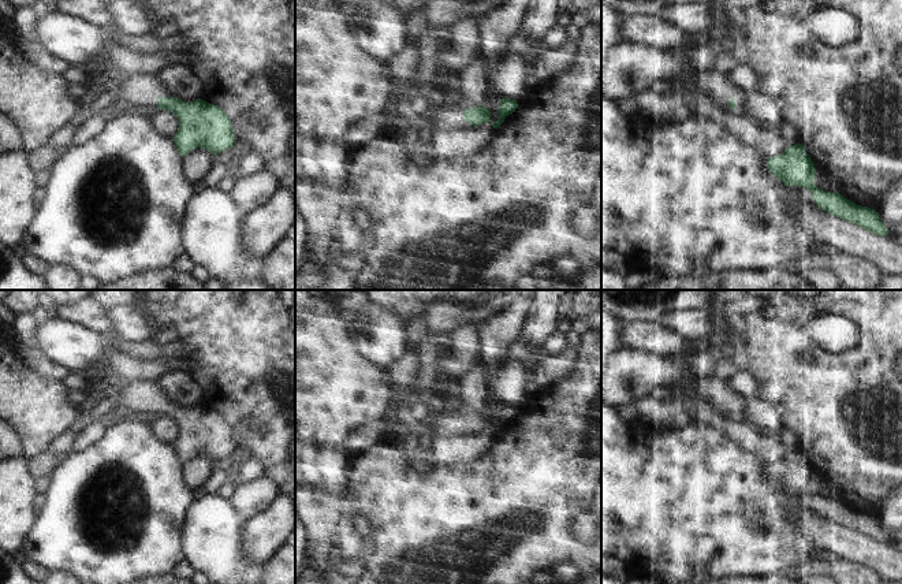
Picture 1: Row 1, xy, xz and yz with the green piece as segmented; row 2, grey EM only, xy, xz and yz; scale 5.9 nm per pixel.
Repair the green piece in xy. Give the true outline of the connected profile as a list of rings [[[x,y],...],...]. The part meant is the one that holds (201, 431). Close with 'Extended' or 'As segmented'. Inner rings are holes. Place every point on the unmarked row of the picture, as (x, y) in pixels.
[[[134,379],[118,397],[123,398],[134,417],[150,420],[160,414],[178,423],[179,435],[174,449],[182,464],[197,454],[204,454],[216,462],[236,449],[230,423],[219,412],[201,405],[184,409],[172,403],[154,382]]]. Extended.

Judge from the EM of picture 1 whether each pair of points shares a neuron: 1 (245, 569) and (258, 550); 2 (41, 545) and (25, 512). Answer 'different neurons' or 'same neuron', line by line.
1: different neurons
2: different neurons

